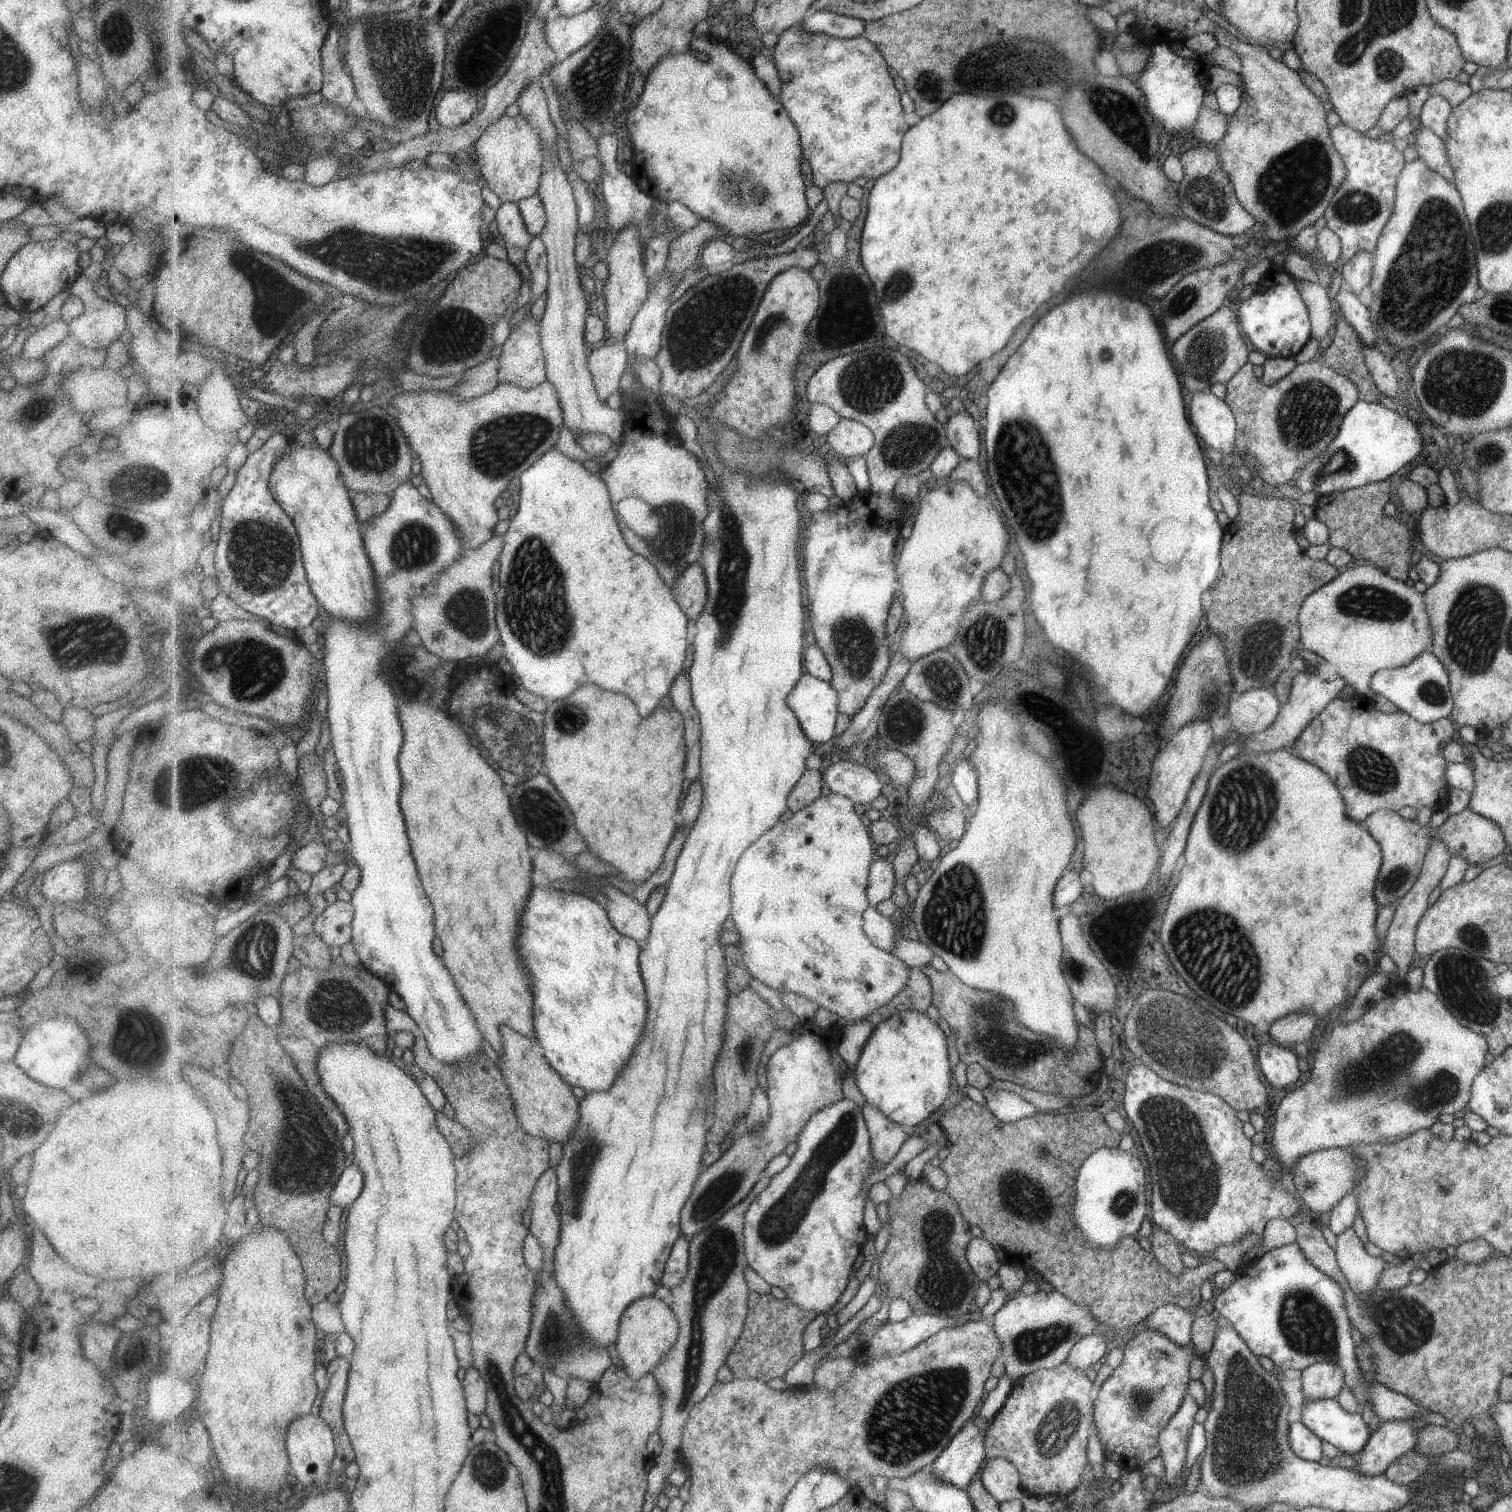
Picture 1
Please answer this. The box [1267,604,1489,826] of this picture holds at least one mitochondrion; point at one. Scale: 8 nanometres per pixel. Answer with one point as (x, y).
(1371, 772)

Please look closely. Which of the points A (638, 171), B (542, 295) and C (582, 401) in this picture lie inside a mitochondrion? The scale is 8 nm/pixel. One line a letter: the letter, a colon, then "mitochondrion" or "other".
A: other
B: other
C: other

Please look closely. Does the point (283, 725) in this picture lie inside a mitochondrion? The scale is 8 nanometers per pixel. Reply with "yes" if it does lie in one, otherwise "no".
no

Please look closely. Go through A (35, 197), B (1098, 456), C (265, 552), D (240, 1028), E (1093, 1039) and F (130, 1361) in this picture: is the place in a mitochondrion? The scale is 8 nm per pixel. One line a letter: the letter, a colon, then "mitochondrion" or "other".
A: other
B: other
C: mitochondrion
D: other
E: other
F: other

